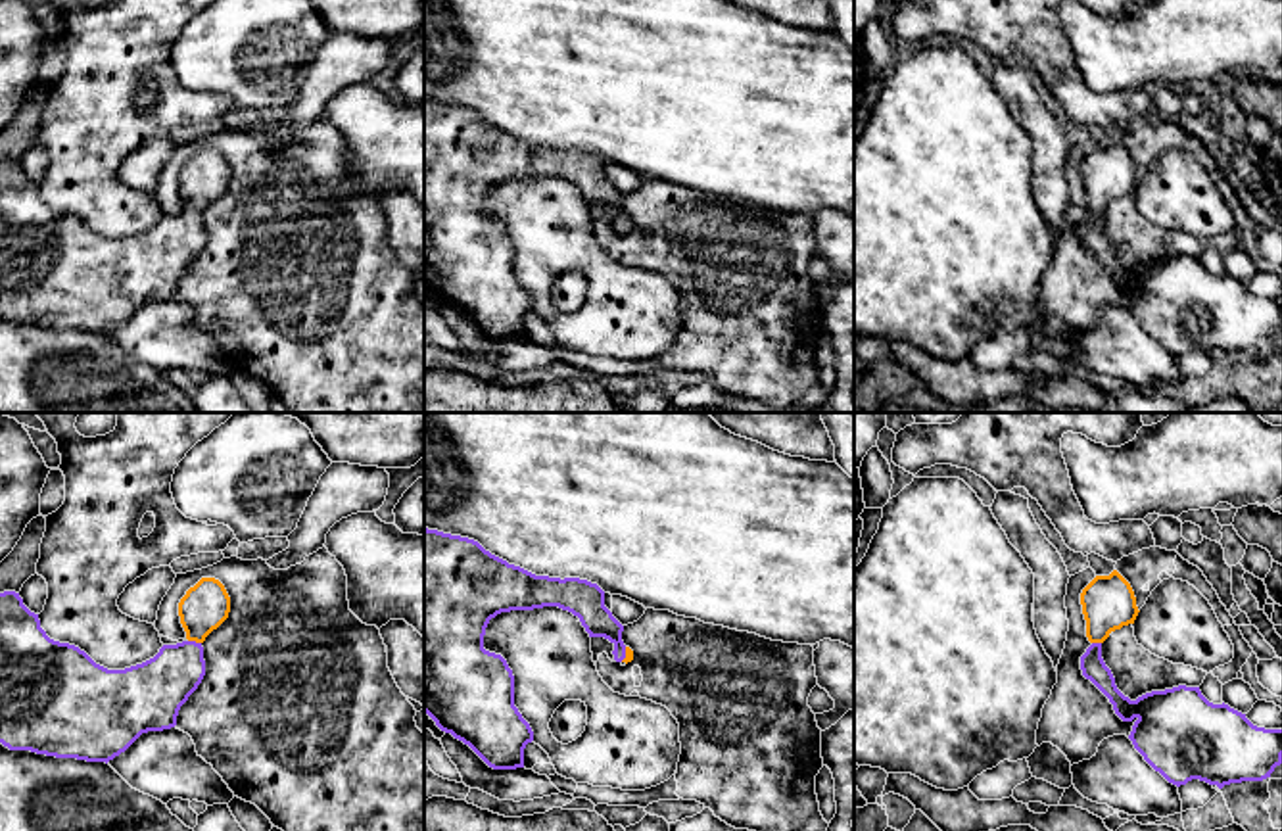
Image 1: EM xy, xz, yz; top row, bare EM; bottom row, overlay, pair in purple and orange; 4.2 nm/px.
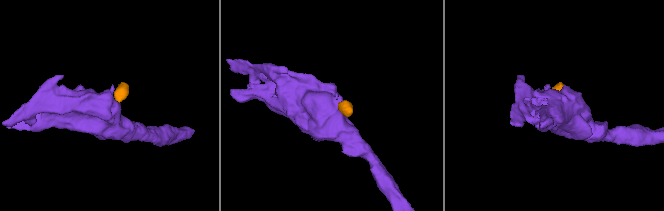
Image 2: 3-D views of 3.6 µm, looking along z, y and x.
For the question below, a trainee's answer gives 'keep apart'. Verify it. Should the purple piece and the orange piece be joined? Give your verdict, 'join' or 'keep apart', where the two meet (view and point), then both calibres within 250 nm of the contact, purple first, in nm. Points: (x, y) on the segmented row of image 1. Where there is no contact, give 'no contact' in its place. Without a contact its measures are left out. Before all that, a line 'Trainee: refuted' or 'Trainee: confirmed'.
Trainee: refuted
join | xy (194, 641) | 240/200 nm

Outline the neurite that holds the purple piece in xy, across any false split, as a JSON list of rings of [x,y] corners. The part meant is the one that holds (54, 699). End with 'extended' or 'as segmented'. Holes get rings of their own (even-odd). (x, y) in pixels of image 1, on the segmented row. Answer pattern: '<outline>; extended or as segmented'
[[[202,578],[178,603],[186,639],[125,670],[96,664],[75,645],[54,641],[19,593],[0,593],[0,743],[56,758],[109,762],[142,733],[177,725],[180,706],[205,676],[202,643],[230,612],[230,597],[215,578]]]; extended

